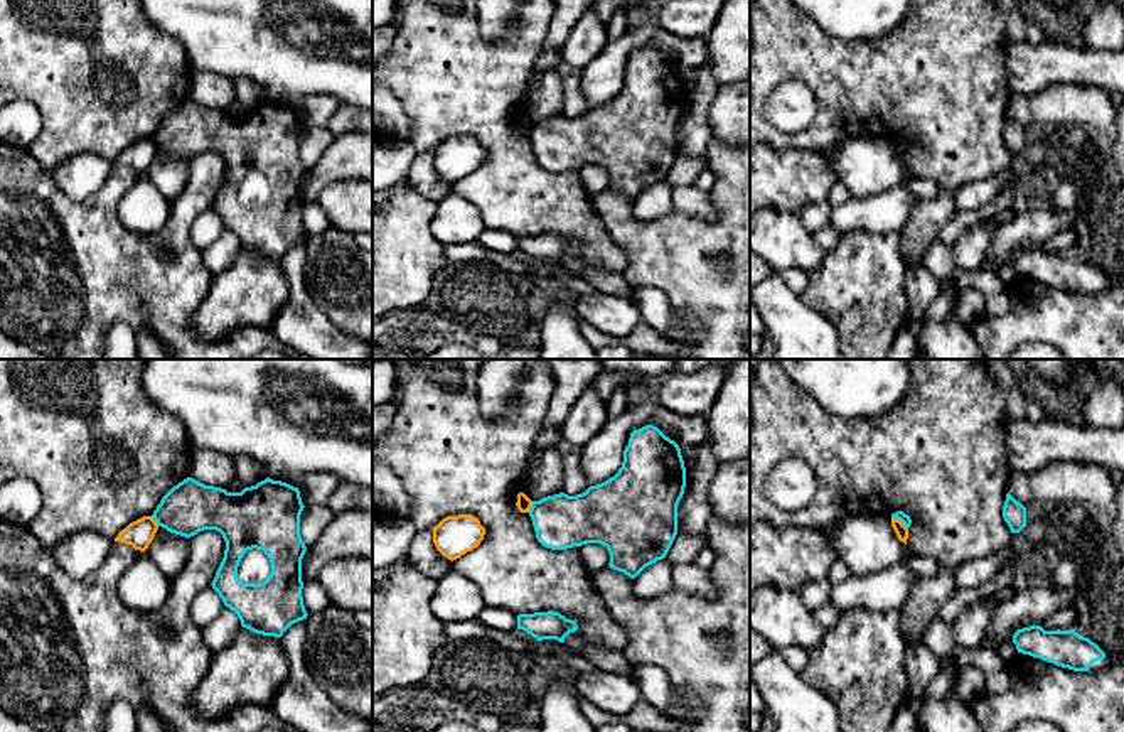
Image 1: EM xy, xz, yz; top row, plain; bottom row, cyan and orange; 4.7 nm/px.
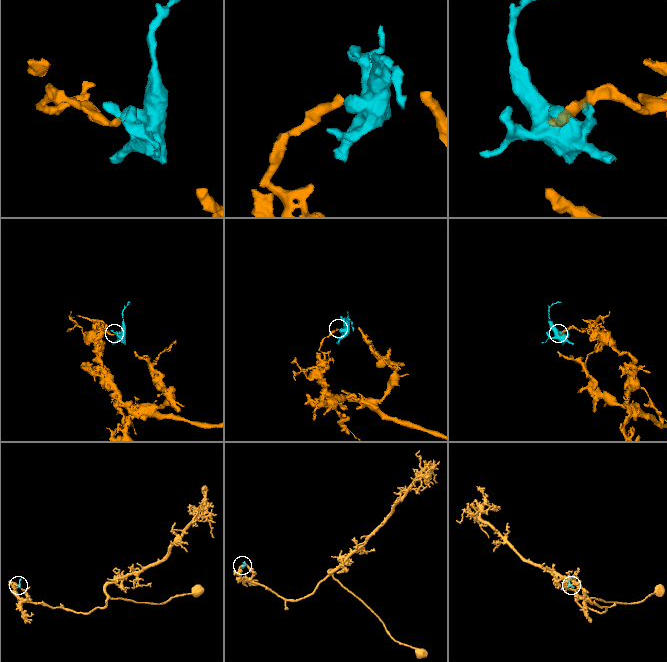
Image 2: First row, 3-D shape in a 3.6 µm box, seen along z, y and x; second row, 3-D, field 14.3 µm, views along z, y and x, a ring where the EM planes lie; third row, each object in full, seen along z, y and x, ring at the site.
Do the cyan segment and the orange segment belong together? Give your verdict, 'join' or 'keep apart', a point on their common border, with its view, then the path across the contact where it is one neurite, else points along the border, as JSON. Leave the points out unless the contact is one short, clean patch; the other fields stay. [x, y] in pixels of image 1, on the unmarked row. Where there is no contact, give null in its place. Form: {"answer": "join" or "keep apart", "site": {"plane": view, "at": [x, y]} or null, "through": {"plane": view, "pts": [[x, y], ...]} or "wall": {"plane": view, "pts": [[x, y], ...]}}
{"answer": "keep apart", "site": {"plane": "yz", "at": [900, 142]}, "wall": {"plane": "yz", "pts": [[892, 139], [907, 150]]}}

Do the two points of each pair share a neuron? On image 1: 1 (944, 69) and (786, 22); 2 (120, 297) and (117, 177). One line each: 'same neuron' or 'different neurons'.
1: same neuron
2: same neuron

